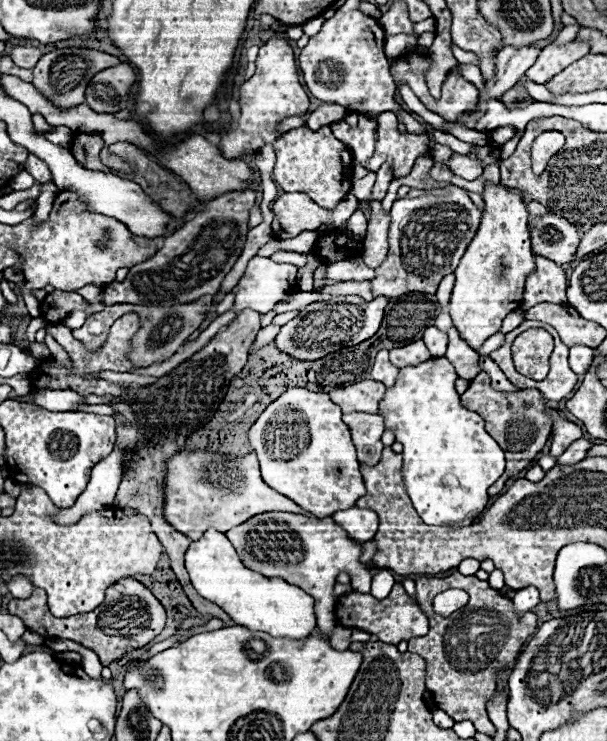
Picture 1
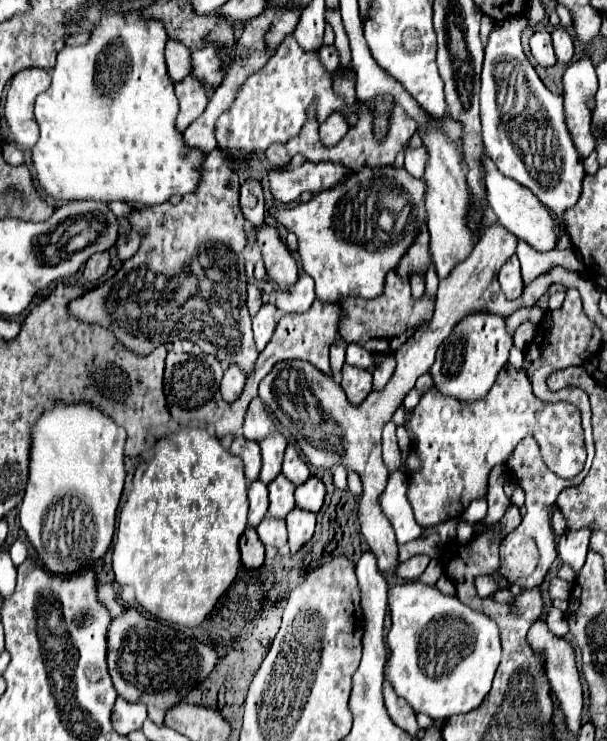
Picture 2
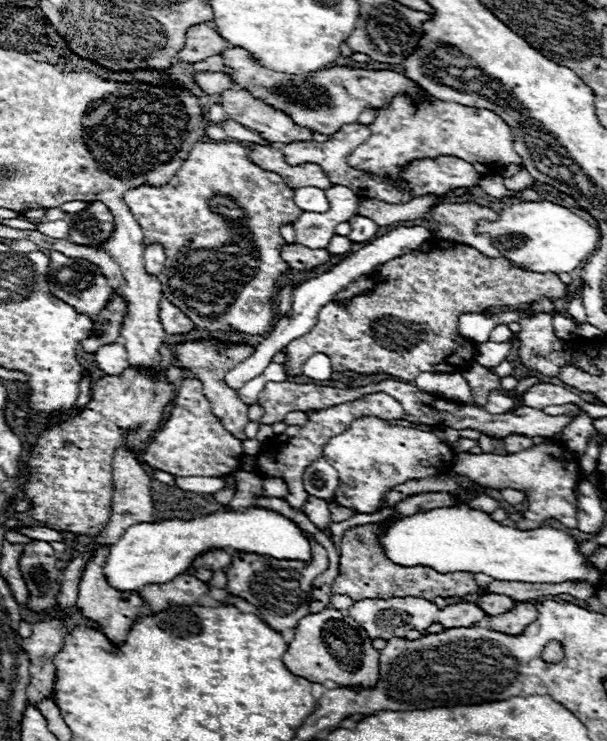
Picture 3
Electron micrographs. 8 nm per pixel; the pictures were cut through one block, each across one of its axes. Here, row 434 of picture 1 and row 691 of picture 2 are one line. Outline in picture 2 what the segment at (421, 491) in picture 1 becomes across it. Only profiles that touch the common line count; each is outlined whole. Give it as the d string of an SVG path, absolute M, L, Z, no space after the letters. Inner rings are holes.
M418 580L390 588L388 606L392 612L392 630L388 634L390 658L384 674L392 682L396 694L404 698L414 712L422 712L438 720L476 710L488 696L500 662L500 636L496 622L492 622L484 612L462 604L456 596L446 596L436 586L426 586Z

